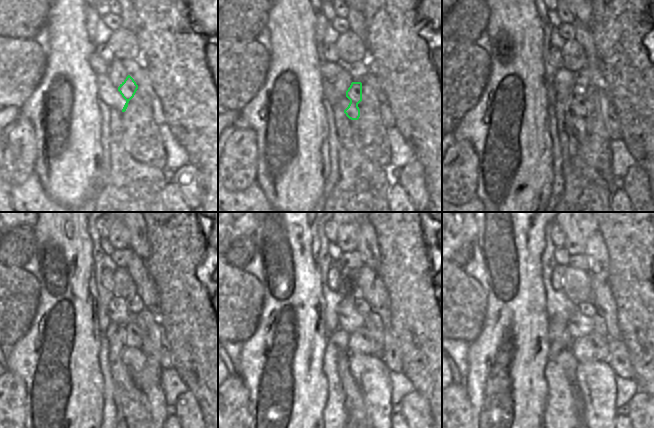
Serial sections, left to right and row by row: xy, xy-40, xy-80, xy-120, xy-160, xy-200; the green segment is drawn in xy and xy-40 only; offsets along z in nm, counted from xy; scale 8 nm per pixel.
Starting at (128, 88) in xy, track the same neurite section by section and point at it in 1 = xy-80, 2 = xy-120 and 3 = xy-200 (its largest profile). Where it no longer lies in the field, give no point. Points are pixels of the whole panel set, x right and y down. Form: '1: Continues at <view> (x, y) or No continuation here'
1: Continues at xy-80 (578, 109)
2: Continues at xy-120 (133, 339)
3: Continues at xy-200 (592, 346).

